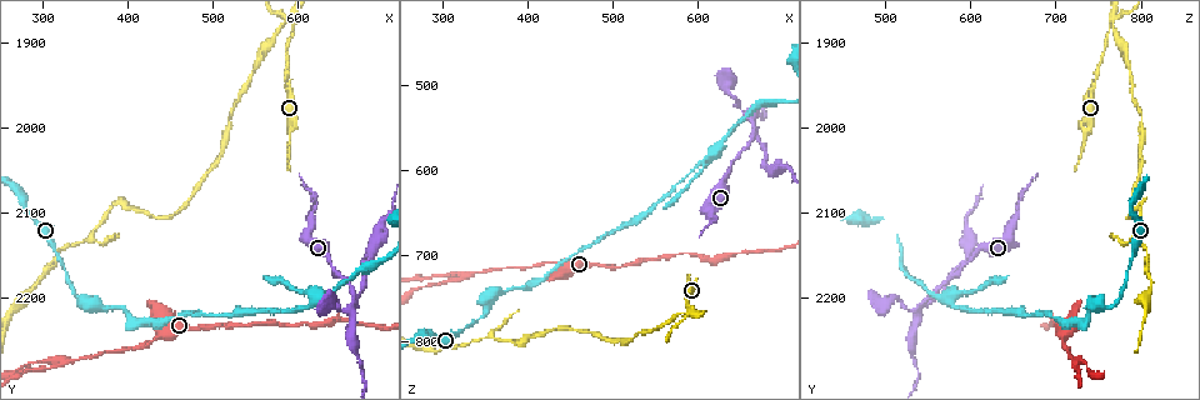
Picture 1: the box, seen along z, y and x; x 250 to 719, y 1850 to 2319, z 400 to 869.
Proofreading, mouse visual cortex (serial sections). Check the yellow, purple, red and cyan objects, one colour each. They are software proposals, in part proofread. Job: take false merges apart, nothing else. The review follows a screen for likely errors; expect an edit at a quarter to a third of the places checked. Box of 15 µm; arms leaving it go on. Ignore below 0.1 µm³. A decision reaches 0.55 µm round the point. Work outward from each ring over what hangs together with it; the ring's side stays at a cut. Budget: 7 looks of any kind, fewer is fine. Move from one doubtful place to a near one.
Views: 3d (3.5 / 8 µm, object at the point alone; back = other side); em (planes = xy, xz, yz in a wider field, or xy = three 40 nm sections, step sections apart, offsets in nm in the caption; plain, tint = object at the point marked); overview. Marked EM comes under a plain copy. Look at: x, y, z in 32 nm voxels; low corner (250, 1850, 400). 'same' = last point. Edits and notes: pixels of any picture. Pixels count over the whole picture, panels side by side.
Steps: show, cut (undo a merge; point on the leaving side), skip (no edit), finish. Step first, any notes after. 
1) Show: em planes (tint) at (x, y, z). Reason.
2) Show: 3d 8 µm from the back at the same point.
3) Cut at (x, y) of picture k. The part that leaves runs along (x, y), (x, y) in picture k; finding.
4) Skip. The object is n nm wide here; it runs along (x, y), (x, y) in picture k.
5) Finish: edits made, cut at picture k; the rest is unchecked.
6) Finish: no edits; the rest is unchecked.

Show: 3d 3.5 µm from the back at (435, 2245, 705). Thick turns thin.

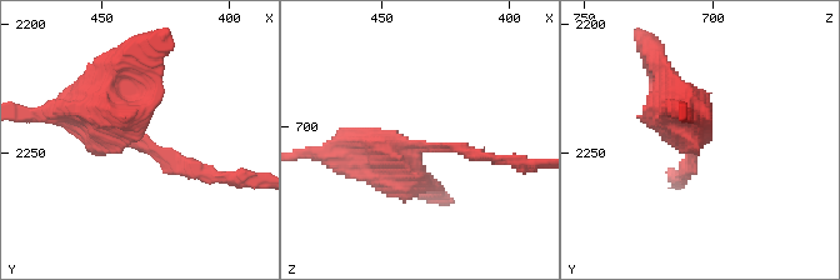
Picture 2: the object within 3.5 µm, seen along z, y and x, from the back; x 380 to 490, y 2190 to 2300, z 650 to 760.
Show: em planes (tint) at (432, 2247, 708).

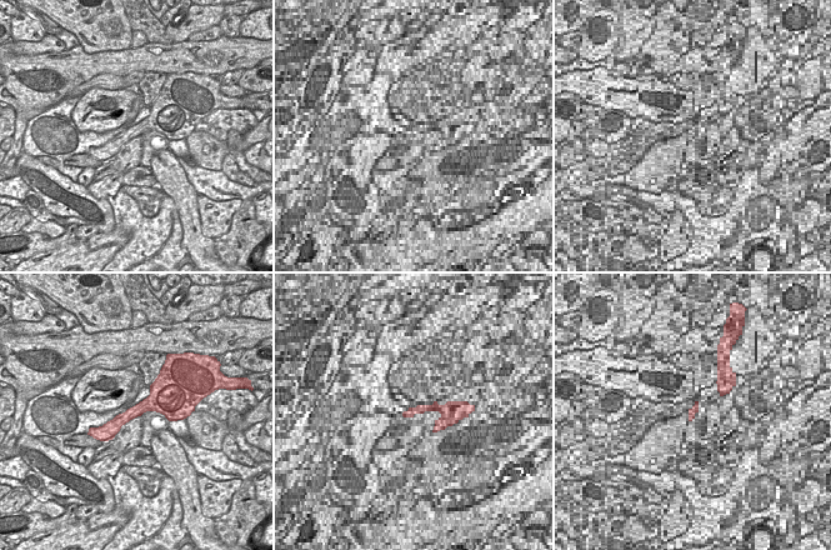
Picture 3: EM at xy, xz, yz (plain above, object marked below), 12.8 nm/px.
Skip. It runs along (174, 409), (144, 405), (99, 430) in picture 3; continuous, no second cell.

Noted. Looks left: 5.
Show: 3d 3.5 µm at (330, 2275, 720). A fork.

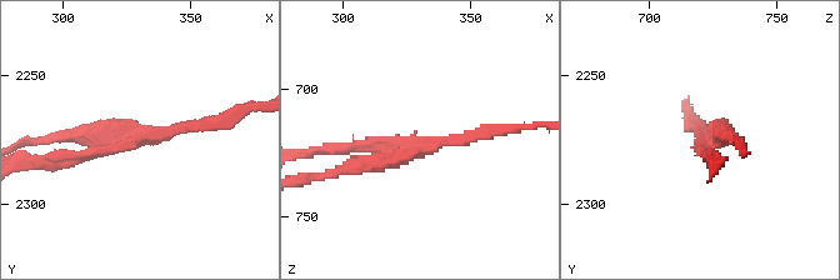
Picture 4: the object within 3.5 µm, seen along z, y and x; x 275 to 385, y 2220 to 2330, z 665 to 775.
Show: em planes (tint) at (326, 2273, 725). 3 arms meet here; the arms are 150, 150, 200 nm wide.

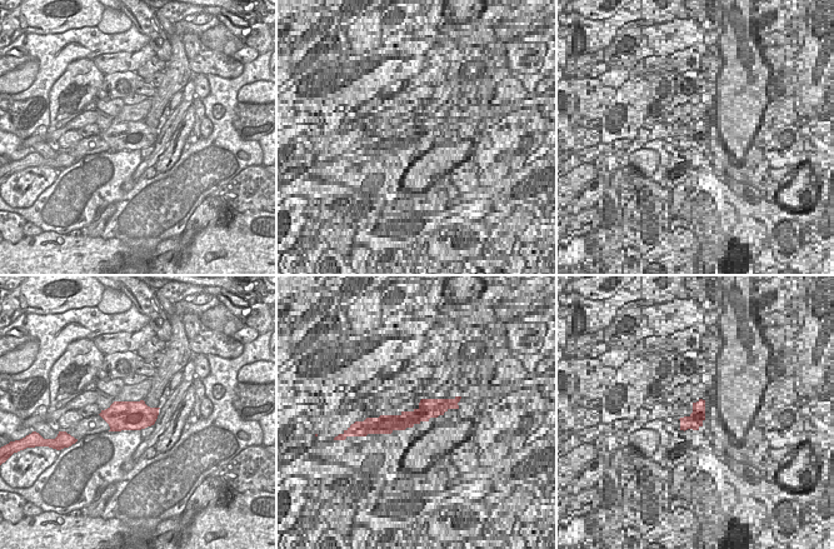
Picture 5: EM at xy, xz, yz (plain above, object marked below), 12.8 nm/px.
Cut at (58, 138) of picture 4. The object is 380 nm wide here; the part that leaves runs along (125, 136), (98, 133), (33, 140) in picture 4; two cells meet here.

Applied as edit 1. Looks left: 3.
Show: overview. See it whole again.

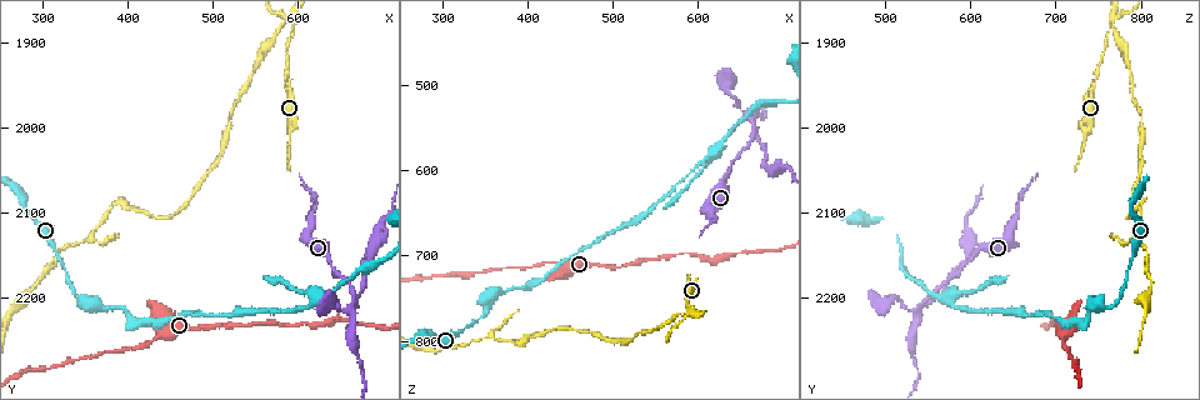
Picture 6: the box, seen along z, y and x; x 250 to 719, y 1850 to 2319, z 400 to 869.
Show: 3d 3.5 µm at (665, 2190, 560). Three arms meet.

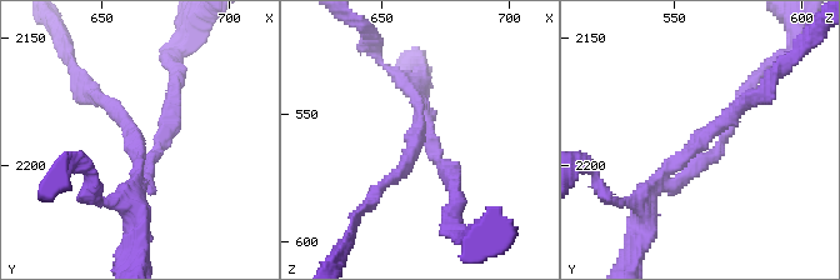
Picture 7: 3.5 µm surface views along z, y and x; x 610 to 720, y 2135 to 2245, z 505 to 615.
Show: em xy step 2 (tint) at (665, 2193, 558). 3 arms meet here; the arms are 150, 150, 200 nm wide.

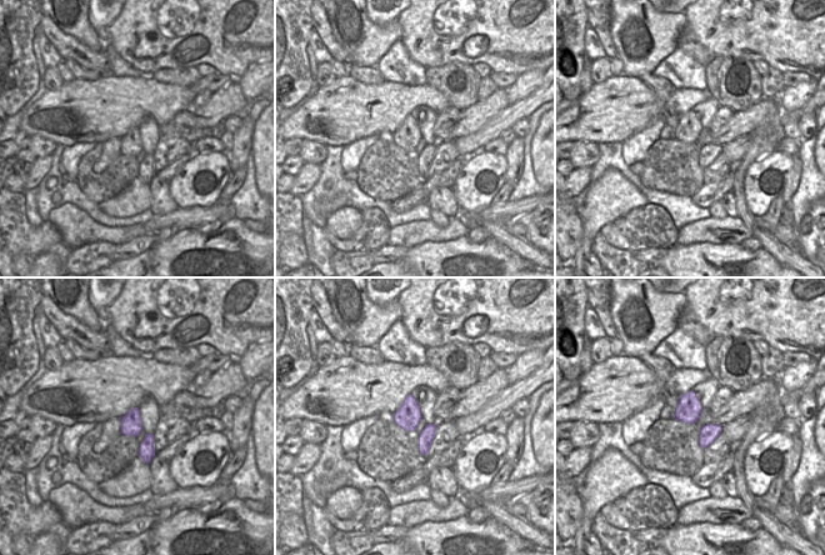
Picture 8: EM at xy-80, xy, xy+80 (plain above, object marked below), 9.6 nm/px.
Cut at (170, 124) of picture 7. The part that leaves runs along (146, 154), (170, 116), (174, 70) in picture 7; a second cell is stuck on.

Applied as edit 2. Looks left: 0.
Finish: edits made, cut at picture 4, cut at picture 7; the rest is unchecked.

